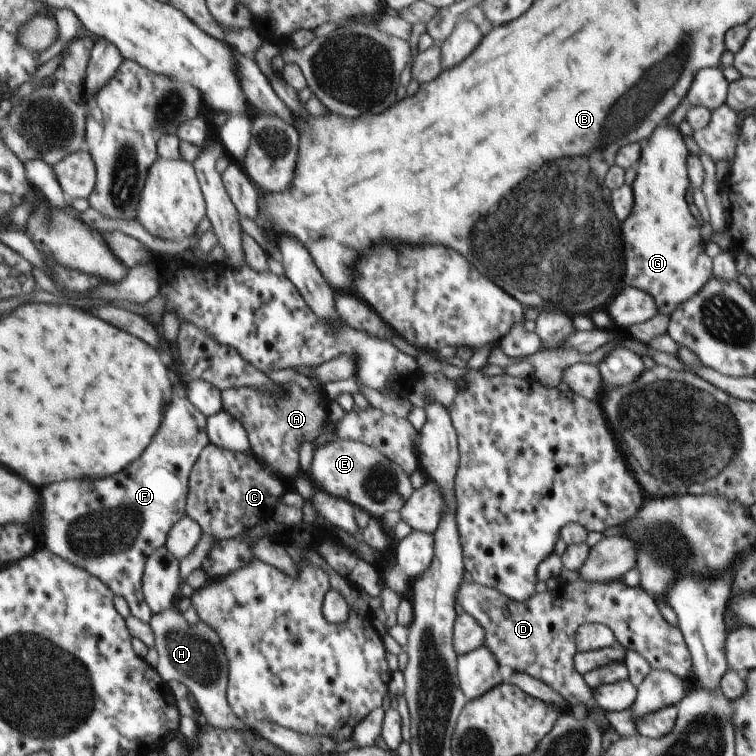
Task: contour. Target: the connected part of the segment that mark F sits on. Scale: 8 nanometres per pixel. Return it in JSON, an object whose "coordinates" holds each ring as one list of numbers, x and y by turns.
{"coordinates":[[186,392,176,393,172,406,170,406,168,412,166,412,166,420,164,424,162,424,160,432,154,437,154,442,150,444,150,448,146,450,146,454,144,454,140,460,134,462,134,466,130,466,124,474,116,474,116,476,110,476,110,478,104,478,104,480,68,480,68,482,58,482,58,484,48,486,48,488,42,490,42,504,44,504,44,512,46,512,46,514,44,514,46,530,44,530,44,537,42,539,43,544,58,554,58,556,62,556,62,558,68,560,68,562,72,561,74,564,80,566,80,568,89,570,90,574,101,578,102,582,110,586,117,596,123,596,128,600,133,615,136,616,136,618,144,622,151,622,155,612,152,610,152,606,150,606,148,600,146,600,145,574,147,565,153,554,156,554,158,550,167,546,171,530,174,526,189,516,188,497,190,496,190,480,192,480,194,466,198,464,202,453,210,444,212,444,212,440,208,430,208,416,190,400]]}

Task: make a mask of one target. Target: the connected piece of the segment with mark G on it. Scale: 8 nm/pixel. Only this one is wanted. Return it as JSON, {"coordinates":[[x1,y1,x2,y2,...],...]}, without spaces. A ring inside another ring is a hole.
{"coordinates":[[658,126,636,164,637,175,631,184,633,210,626,218,626,284,653,295,664,316,672,316,678,306,700,293,712,276,712,258,704,252,700,224,684,200,690,184,686,160,688,148,682,134,674,126]]}

